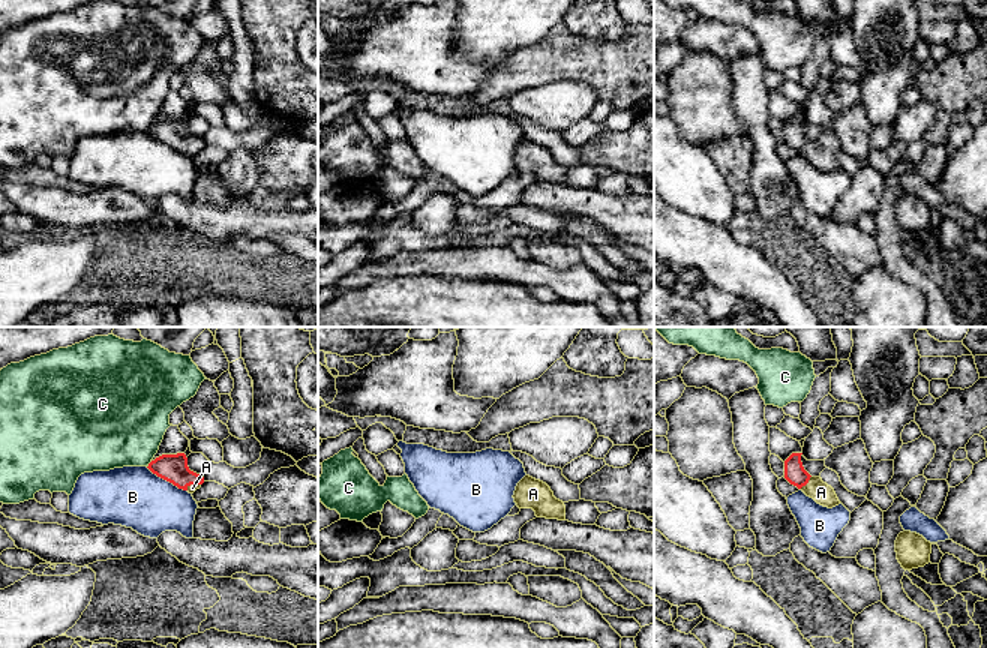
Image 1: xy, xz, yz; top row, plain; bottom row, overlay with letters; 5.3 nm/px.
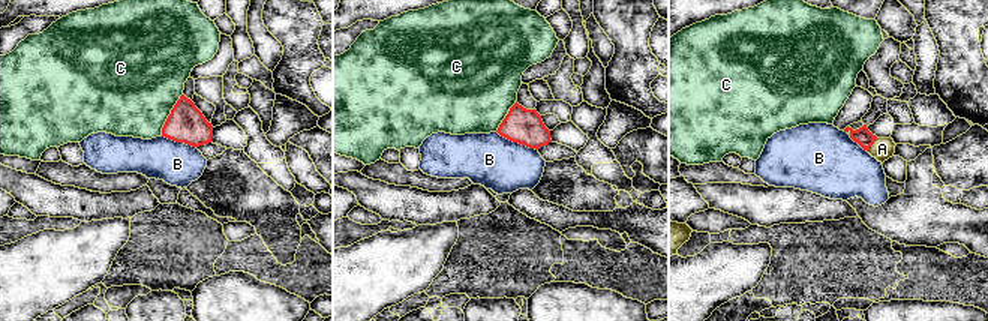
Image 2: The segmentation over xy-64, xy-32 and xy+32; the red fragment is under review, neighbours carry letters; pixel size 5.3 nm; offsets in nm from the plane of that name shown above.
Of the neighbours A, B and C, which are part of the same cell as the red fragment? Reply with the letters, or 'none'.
A

